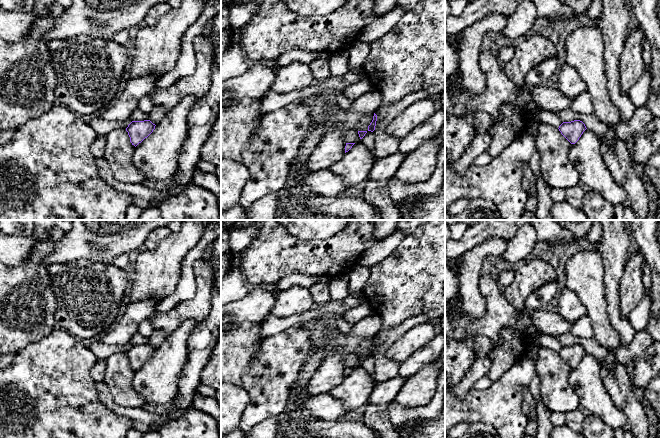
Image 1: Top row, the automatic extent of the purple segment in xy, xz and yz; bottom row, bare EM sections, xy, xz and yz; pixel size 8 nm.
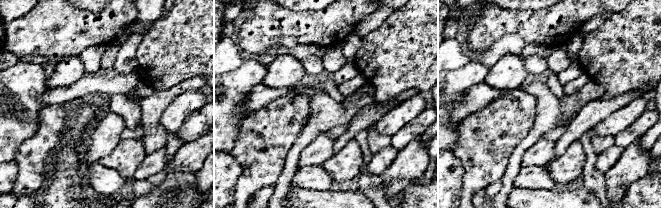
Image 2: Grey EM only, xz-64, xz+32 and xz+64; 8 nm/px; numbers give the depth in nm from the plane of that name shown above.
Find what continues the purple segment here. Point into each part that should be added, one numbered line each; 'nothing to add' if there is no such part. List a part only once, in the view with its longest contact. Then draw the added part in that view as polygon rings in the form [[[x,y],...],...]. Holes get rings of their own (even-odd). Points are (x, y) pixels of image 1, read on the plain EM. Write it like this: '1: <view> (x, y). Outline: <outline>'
nothing to add

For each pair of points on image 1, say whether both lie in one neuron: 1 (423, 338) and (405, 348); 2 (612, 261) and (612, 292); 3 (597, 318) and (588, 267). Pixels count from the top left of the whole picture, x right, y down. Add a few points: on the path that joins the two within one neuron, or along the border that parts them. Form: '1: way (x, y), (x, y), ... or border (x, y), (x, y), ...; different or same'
1: way (419, 338), (415, 338), (409, 344); same
2: way (612, 269), (612, 284); same
3: way (596, 305), (587, 280); same

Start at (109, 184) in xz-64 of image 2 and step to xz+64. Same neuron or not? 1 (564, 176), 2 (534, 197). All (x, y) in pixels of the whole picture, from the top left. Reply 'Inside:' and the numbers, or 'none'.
Inside: none

